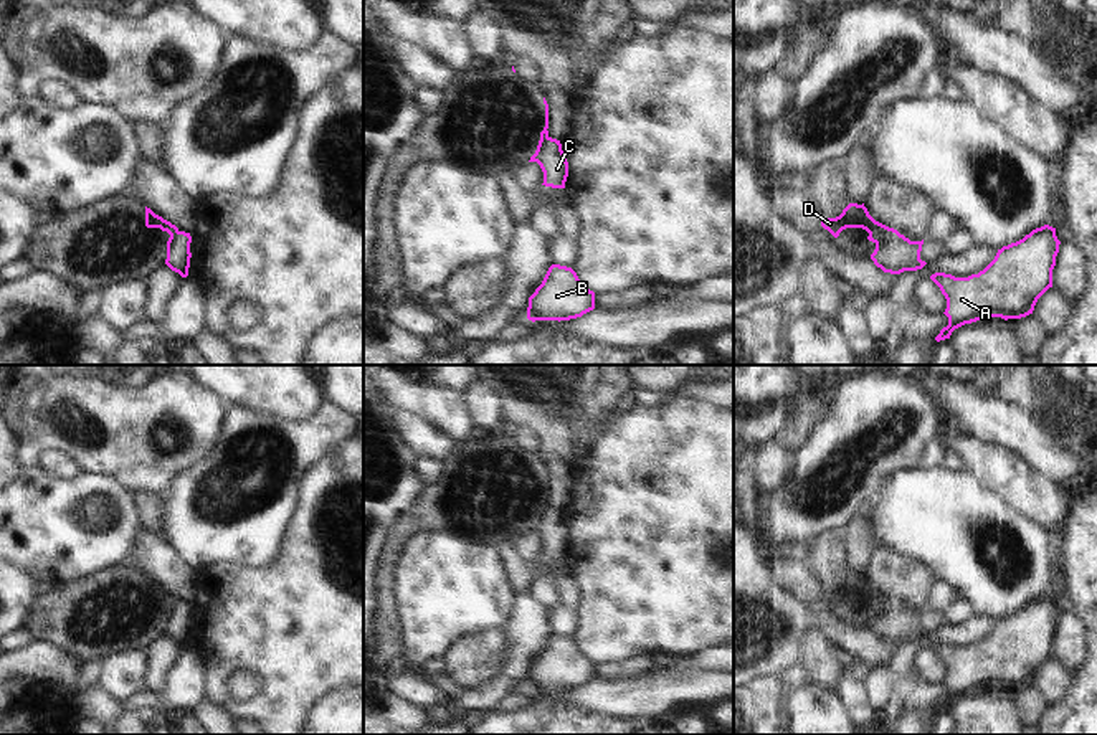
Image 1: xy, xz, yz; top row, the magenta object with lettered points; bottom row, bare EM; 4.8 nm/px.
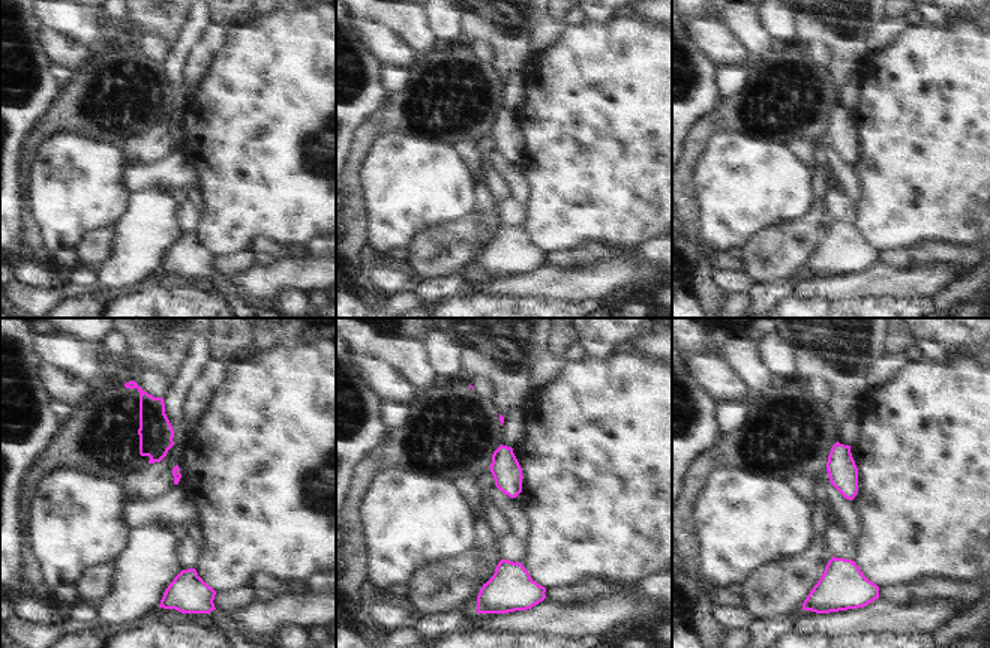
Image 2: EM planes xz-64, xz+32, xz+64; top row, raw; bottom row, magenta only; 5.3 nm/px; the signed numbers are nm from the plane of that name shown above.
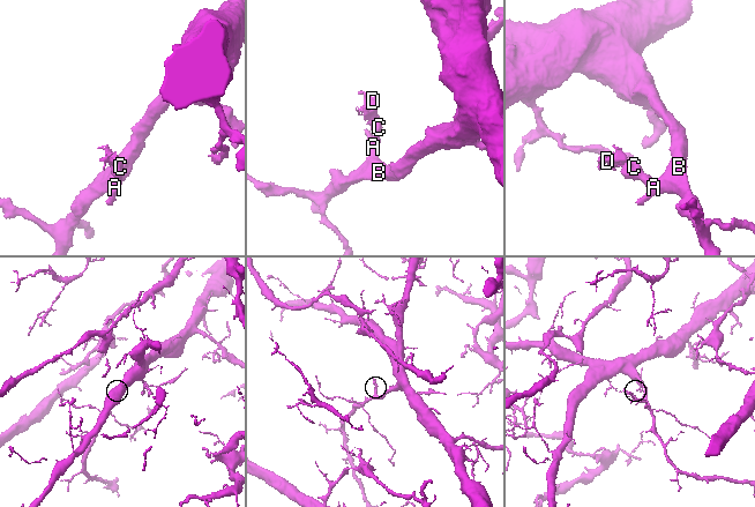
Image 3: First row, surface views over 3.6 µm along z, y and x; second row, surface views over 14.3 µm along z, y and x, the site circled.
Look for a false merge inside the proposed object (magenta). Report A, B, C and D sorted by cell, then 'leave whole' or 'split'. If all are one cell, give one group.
groups A B C / D; split

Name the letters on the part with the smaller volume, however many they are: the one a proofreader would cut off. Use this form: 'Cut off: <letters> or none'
Cut off: D

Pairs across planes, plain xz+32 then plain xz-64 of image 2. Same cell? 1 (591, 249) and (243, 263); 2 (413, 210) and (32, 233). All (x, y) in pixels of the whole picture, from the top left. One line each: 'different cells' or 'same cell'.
1: same cell
2: different cells

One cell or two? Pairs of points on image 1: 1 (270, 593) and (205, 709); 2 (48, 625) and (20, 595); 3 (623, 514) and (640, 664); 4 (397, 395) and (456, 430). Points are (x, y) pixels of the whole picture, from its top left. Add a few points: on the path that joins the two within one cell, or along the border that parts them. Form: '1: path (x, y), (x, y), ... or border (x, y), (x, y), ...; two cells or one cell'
1: border (205, 697), (225, 707), (235, 717); two cells
2: border (40, 595), (22, 628); two cells
3: border (648, 651), (617, 663), (603, 661), (600, 664); two cells
4: path (412, 397), (425, 398), (441, 415); one cell

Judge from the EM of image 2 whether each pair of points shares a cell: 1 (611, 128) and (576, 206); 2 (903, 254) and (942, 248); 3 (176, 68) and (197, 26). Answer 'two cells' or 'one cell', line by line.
1: one cell
2: one cell
3: one cell

